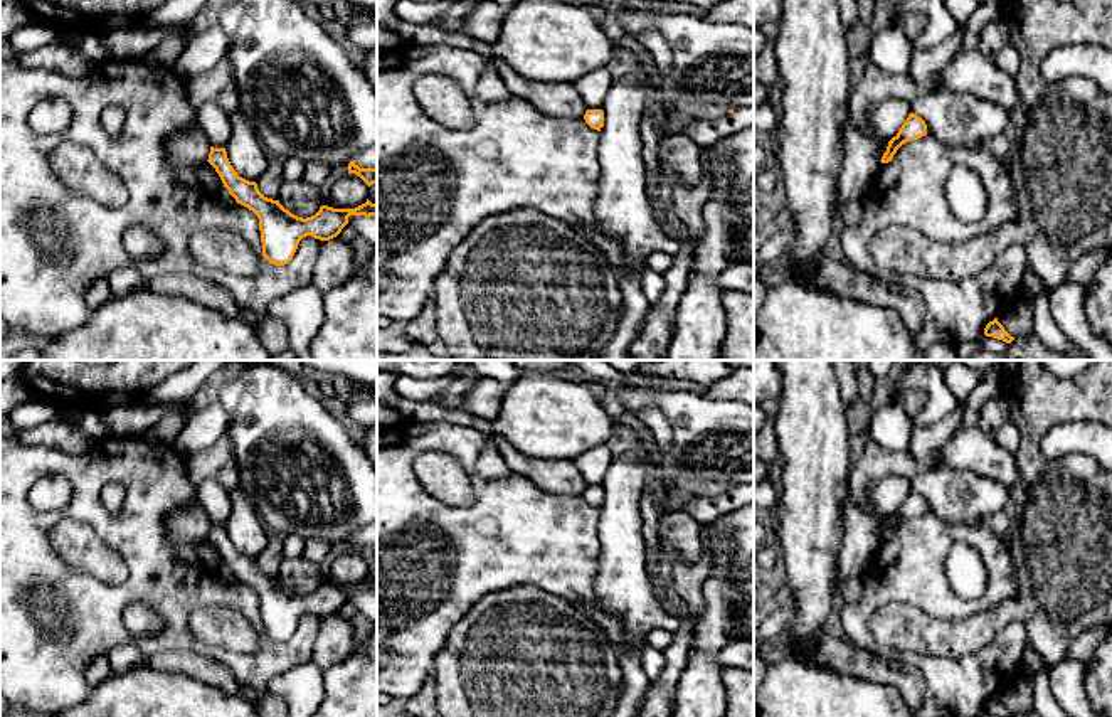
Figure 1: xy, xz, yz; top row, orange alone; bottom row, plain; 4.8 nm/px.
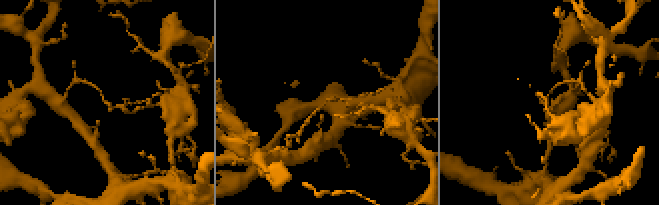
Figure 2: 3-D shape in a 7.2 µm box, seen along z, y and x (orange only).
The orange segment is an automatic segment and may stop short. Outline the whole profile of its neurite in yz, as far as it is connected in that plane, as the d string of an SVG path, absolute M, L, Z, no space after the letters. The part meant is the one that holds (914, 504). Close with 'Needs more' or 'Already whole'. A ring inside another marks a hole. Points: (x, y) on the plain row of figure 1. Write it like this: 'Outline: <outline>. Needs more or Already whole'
Outline: M910 490L907 498L898 507L898 510L888 518L887 528L883 530L880 539L882 540L892 539L893 532L903 520L922 515L925 512L927 512L925 498L920 493Z. Already whole

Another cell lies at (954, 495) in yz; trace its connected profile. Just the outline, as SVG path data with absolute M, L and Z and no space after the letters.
M920 470L910 480L910 490L925 498L929 512L952 523L988 523L991 515L1009 505L1009 488L972 470Z

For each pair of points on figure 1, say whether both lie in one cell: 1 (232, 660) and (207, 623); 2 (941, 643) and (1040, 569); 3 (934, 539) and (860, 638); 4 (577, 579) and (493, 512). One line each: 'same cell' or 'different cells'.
1: different cells
2: same cell
3: same cell
4: same cell

